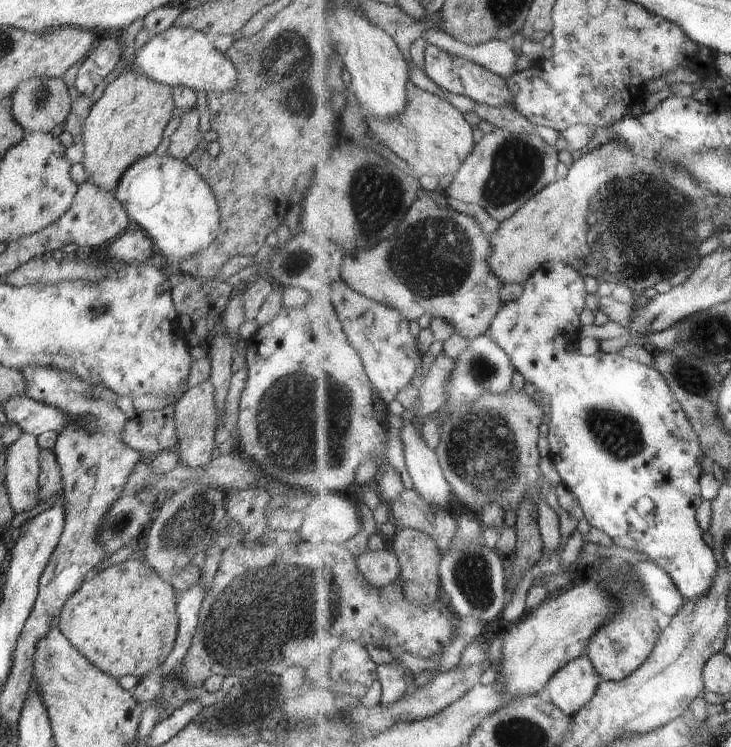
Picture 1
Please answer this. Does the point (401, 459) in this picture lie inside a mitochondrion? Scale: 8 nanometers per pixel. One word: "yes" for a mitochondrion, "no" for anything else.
no

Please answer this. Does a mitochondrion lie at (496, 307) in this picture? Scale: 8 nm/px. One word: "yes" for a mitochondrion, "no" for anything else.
no

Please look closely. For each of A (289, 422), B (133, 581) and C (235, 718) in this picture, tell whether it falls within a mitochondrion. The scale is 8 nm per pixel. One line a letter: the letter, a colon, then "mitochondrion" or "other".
A: mitochondrion
B: other
C: other

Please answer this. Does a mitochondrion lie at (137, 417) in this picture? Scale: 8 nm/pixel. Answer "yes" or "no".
no

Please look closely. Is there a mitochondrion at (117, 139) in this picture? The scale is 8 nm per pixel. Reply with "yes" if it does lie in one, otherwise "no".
no

